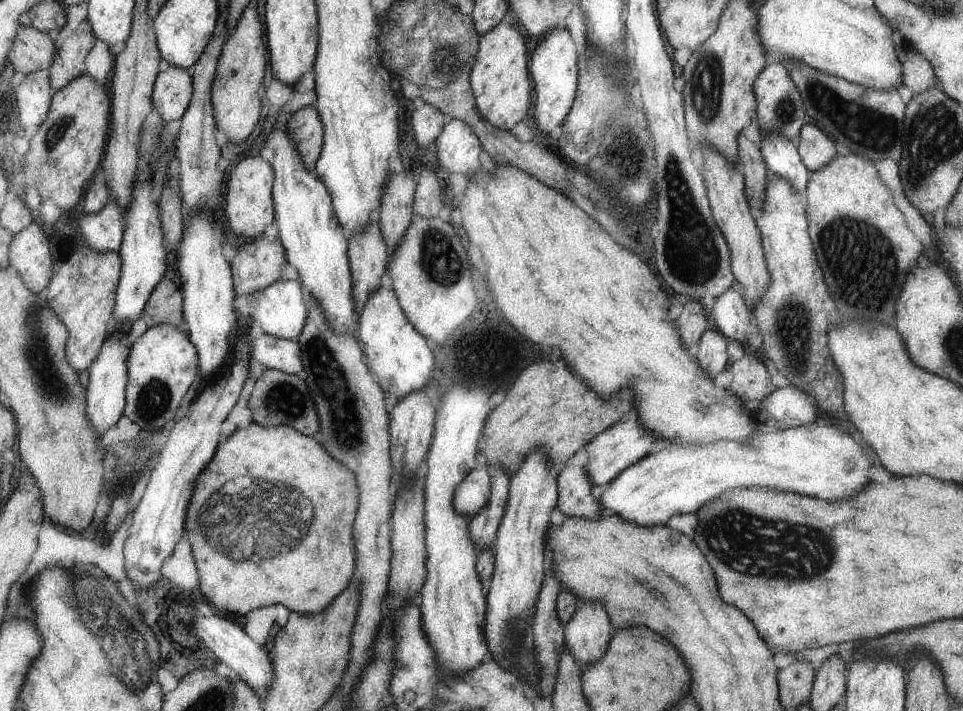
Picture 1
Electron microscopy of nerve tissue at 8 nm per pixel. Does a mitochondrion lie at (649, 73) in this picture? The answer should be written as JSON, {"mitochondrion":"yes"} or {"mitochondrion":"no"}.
{"mitochondrion":"no"}

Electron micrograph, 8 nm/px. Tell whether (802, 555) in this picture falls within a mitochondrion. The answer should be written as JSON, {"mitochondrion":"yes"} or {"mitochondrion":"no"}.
{"mitochondrion":"yes"}

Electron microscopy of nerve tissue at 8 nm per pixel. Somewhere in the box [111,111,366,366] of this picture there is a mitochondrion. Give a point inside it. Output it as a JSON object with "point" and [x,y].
{"point":[158,149]}

